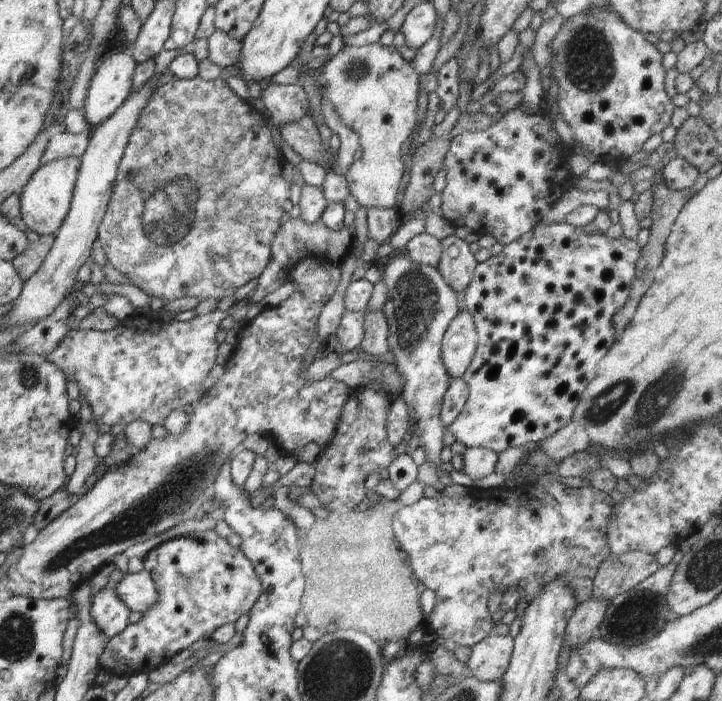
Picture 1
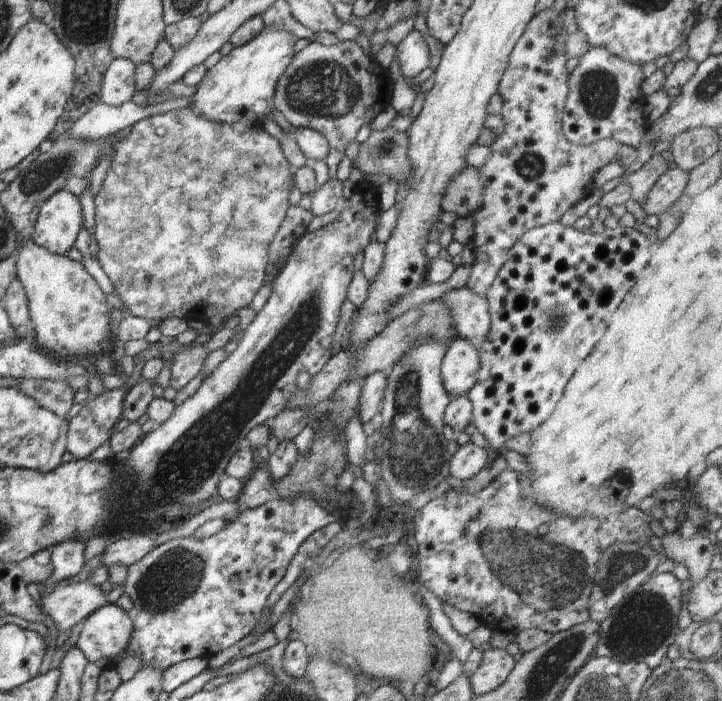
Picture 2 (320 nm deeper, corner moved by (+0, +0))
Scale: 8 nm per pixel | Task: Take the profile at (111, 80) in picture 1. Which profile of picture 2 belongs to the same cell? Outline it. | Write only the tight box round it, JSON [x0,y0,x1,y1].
[100,58,135,107]

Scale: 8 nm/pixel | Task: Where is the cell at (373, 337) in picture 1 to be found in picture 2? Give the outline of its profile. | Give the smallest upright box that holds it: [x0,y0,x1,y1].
[356,372,386,425]

